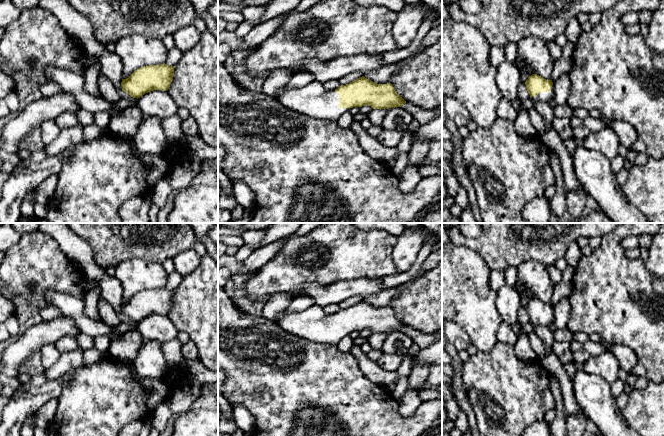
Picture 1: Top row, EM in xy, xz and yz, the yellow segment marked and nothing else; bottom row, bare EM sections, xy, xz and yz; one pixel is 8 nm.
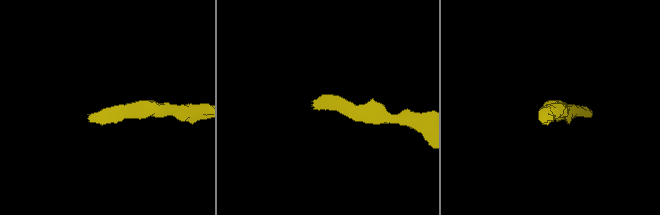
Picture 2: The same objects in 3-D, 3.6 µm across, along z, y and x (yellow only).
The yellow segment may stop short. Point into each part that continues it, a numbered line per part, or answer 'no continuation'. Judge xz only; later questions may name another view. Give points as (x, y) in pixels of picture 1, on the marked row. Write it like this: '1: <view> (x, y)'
1: xz (313, 100)

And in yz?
1: yz (545, 97)

